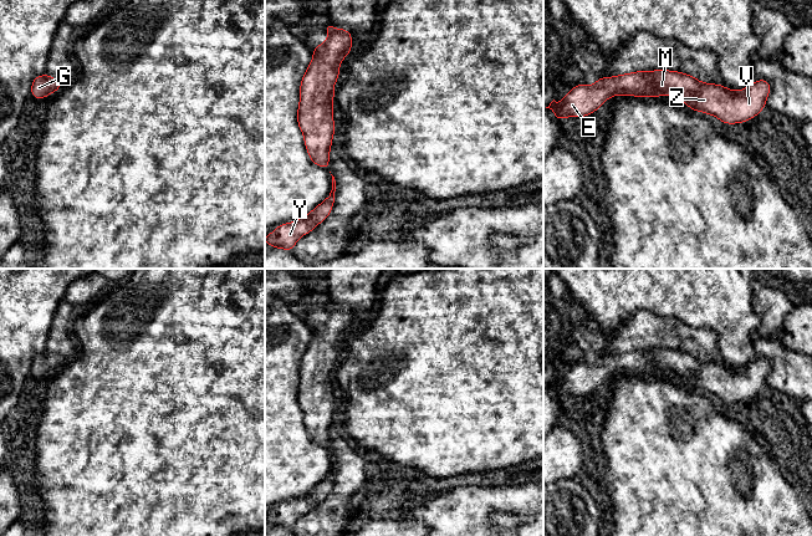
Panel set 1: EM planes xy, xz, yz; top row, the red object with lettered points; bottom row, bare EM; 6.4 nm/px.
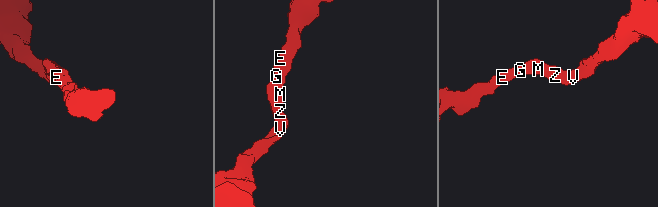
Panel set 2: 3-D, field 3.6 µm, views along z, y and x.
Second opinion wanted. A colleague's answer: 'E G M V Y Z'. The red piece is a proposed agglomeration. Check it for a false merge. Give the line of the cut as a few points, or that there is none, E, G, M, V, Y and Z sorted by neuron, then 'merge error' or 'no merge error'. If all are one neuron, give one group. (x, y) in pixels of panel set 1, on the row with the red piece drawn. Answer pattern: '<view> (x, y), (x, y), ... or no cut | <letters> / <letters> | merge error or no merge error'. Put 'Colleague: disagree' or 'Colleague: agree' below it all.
no cut | E G M V Y Z | no merge error
Colleague: agree

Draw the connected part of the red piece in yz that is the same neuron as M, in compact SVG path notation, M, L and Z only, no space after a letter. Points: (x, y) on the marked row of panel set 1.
M634 71L601 77L594 85L578 83L565 98L548 107L561 122L566 117L587 117L613 96L659 97L674 95L693 111L713 114L722 123L736 124L756 117L766 106L771 86L756 80L747 88L731 91L724 85L700 82L679 71Z

